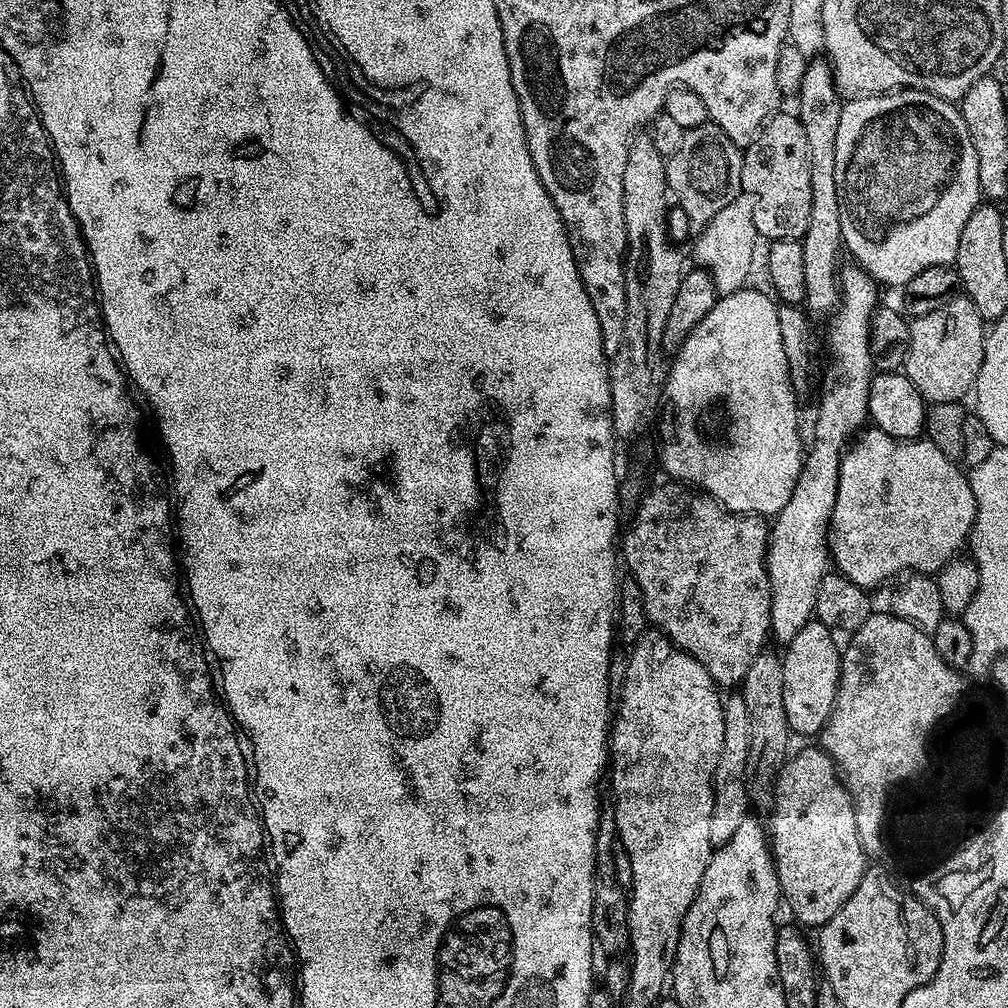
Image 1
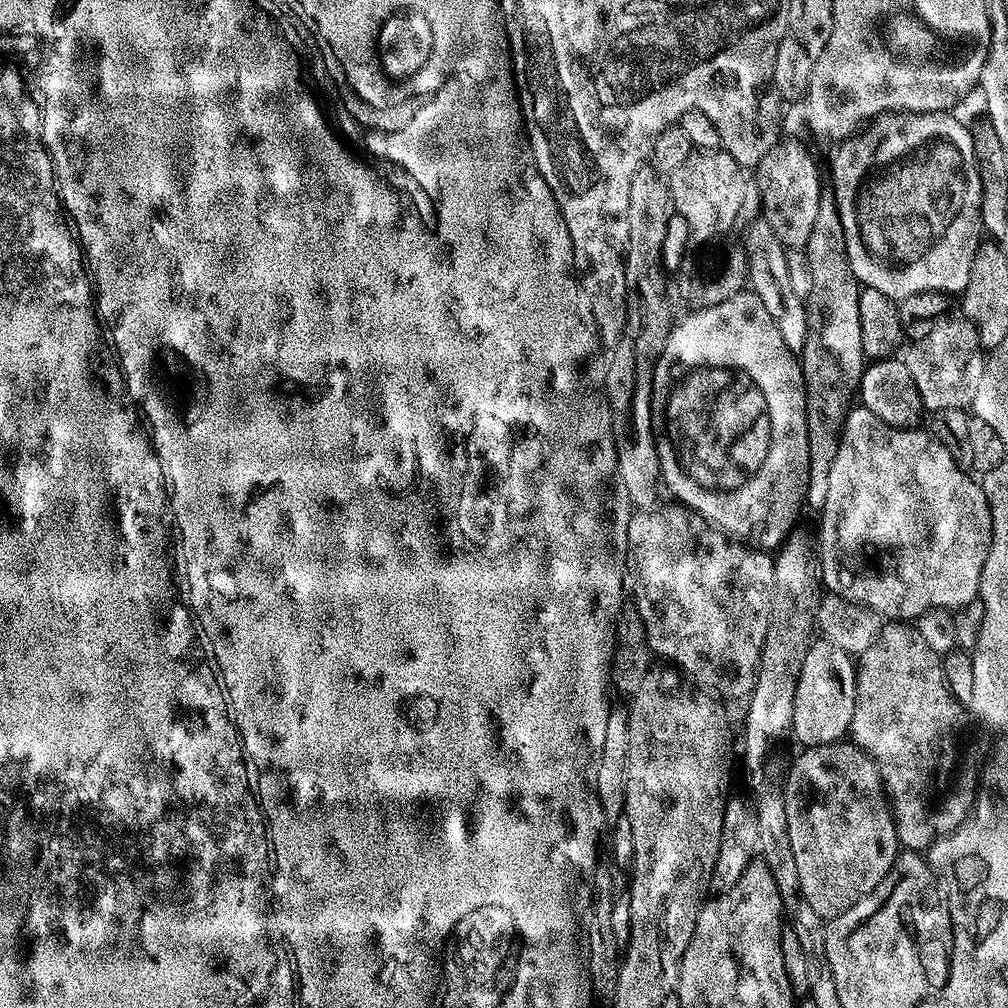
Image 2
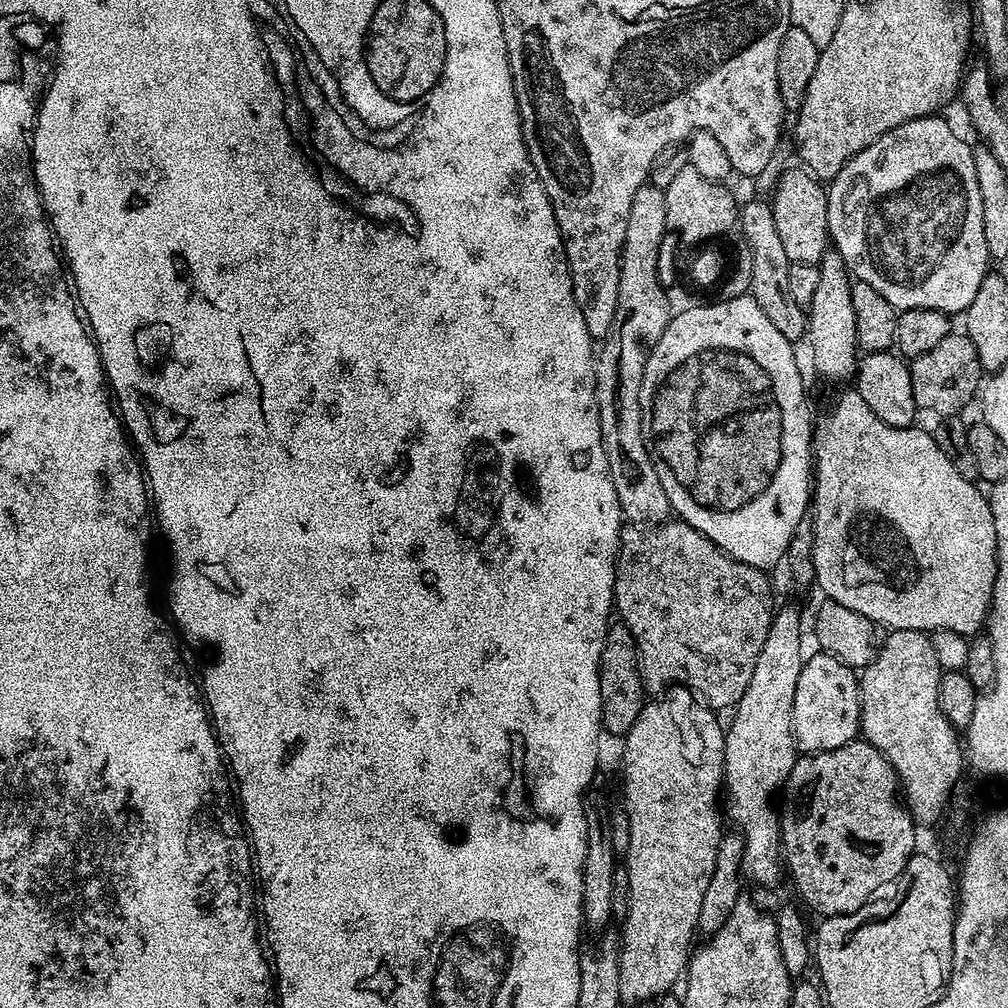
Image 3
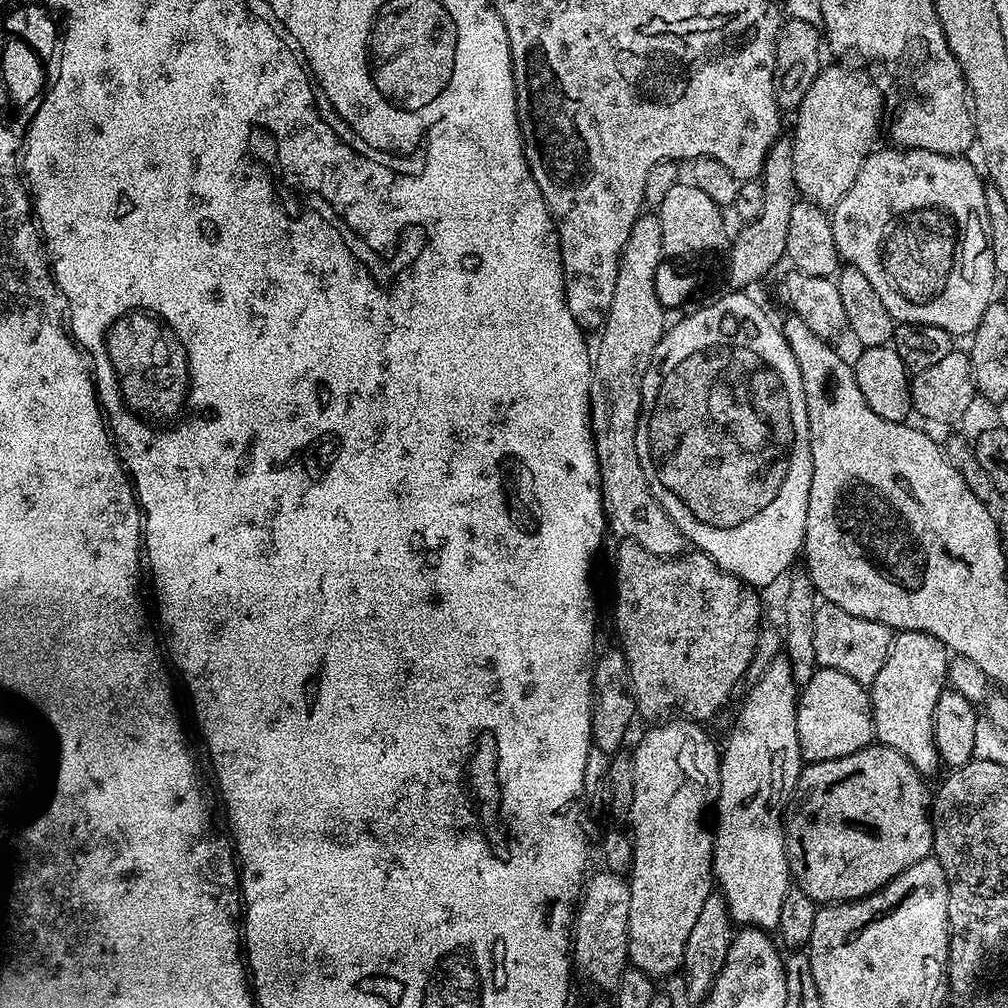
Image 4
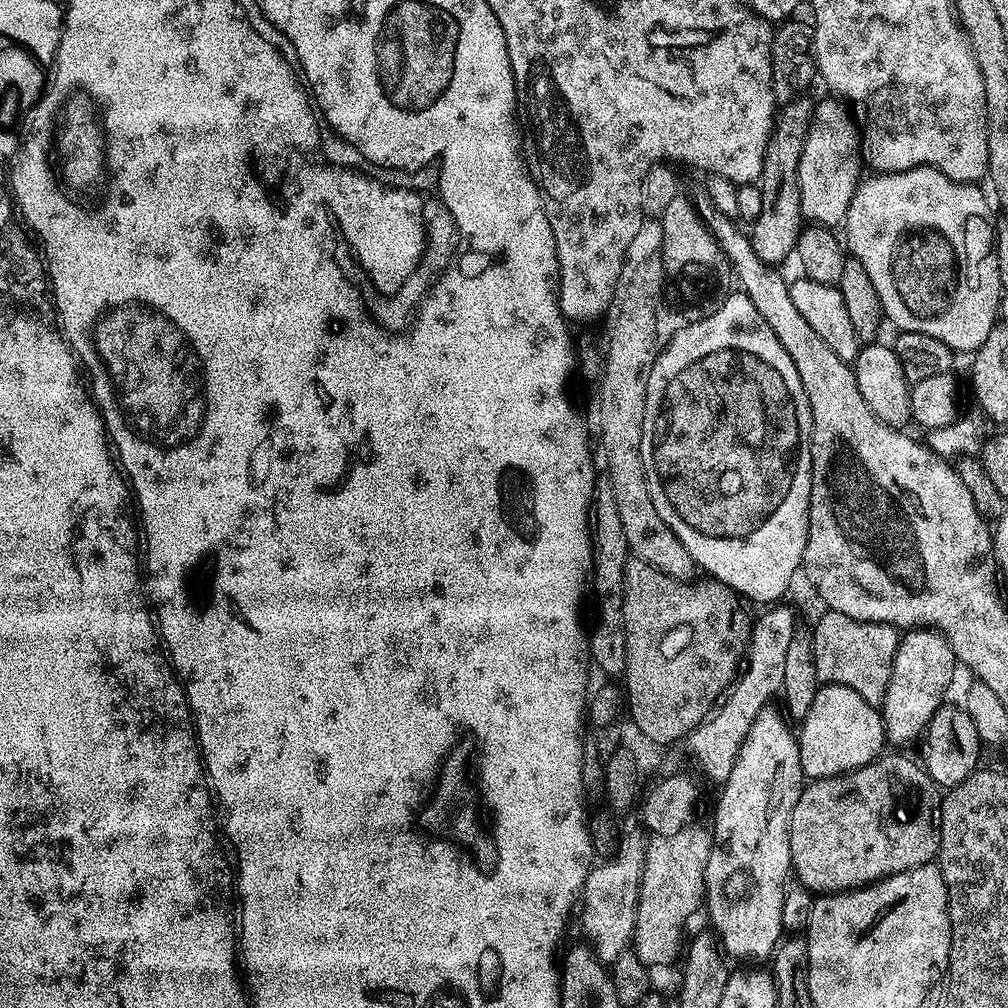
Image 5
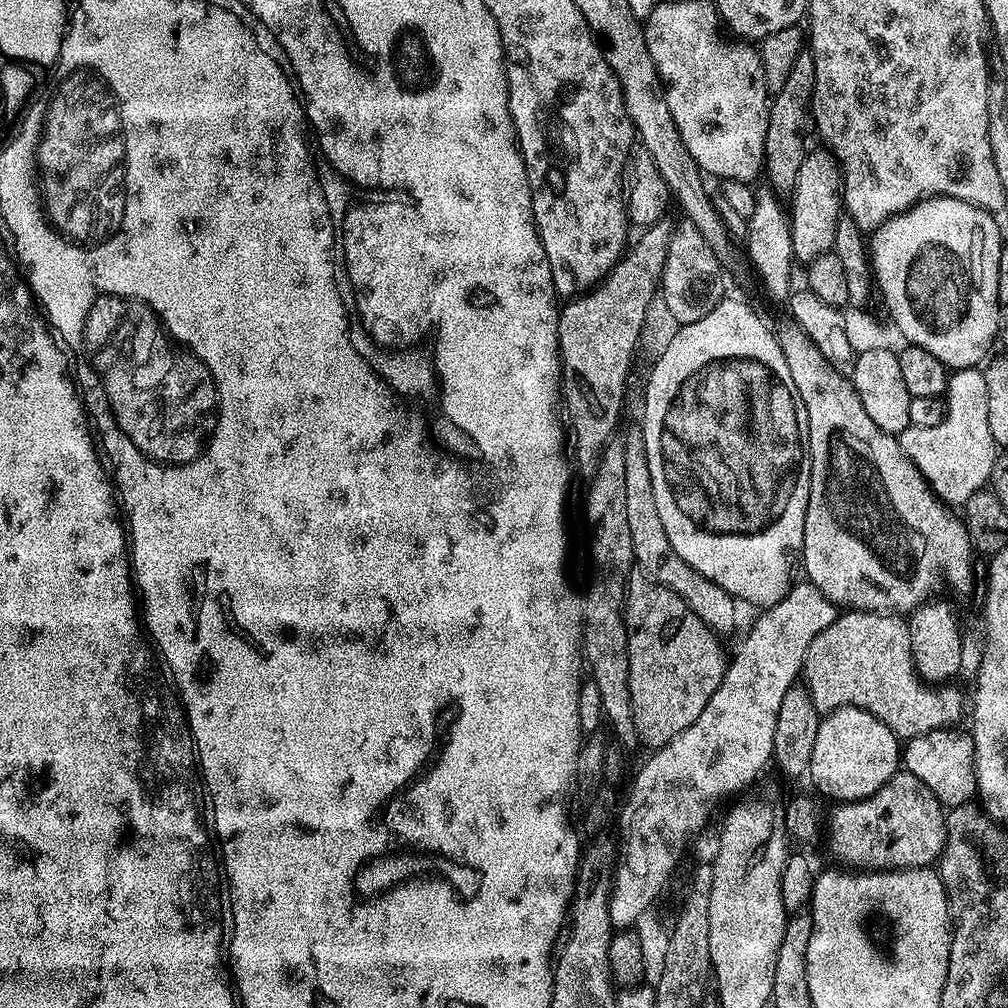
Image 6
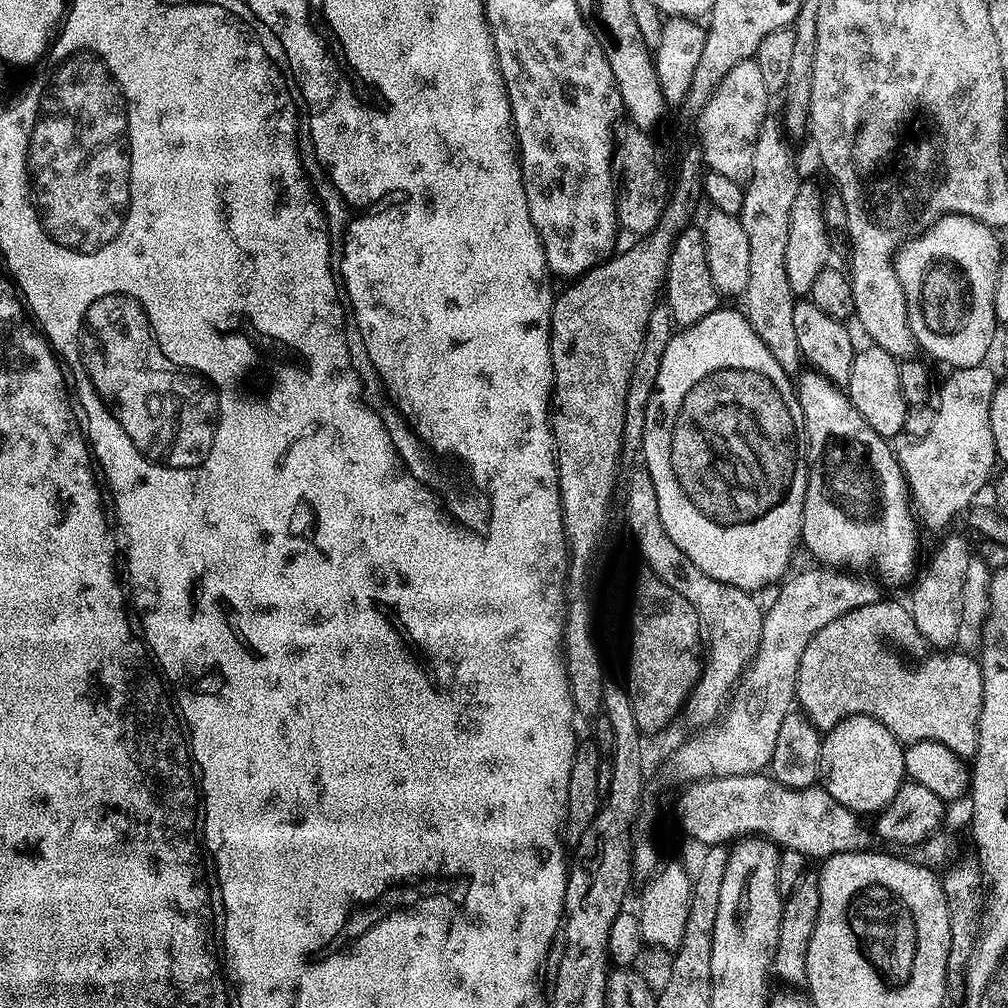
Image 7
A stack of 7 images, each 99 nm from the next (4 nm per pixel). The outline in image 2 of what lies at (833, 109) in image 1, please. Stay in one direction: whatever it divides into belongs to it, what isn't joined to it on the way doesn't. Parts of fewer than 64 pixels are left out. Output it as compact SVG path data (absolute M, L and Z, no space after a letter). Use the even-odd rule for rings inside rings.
M831 187L820 191L818 211L810 230L807 246L802 249L807 254L810 269L810 291L804 297L807 308L807 334L804 348L800 355L803 370L804 389L806 390L806 432L807 450L809 451L810 470L808 471L807 505L814 510L824 507L830 468L840 445L847 410L859 391L861 375L866 367L866 357L862 350L862 334L858 317L858 298L861 285L850 268L846 254L845 231L842 230L841 216L838 214L836 195Z

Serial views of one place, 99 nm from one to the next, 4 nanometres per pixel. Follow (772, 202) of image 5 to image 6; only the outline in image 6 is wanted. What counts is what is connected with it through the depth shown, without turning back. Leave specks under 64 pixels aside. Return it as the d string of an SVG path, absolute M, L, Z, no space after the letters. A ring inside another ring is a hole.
M809 51L801 52L794 68L786 78L782 90L771 97L766 126L766 146L764 147L763 171L768 172L768 180L776 188L791 190L796 181L798 166L806 162L814 147L816 121L812 119L812 94L816 88L816 67Z

